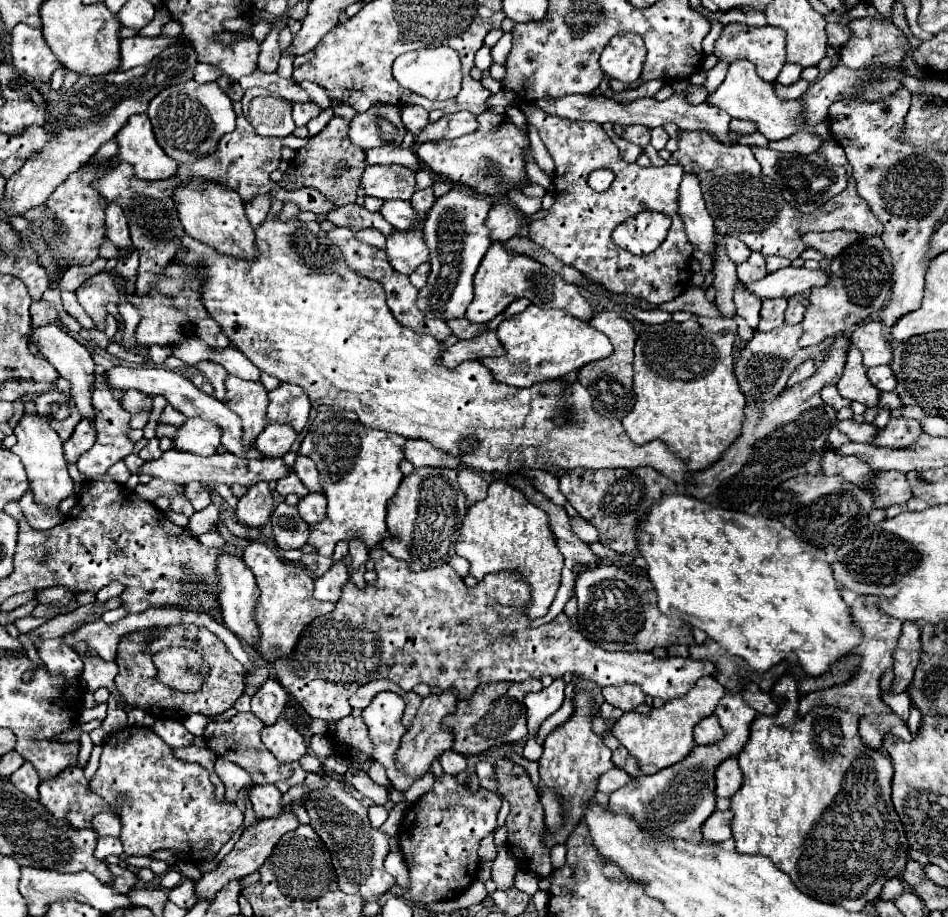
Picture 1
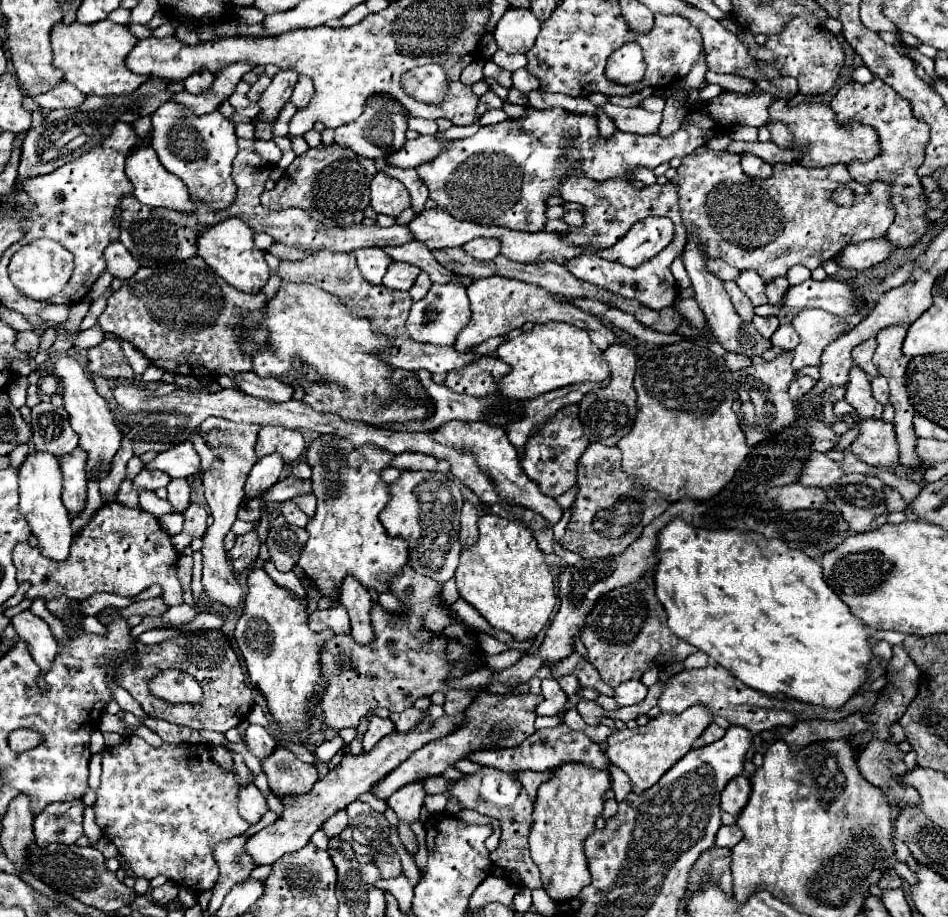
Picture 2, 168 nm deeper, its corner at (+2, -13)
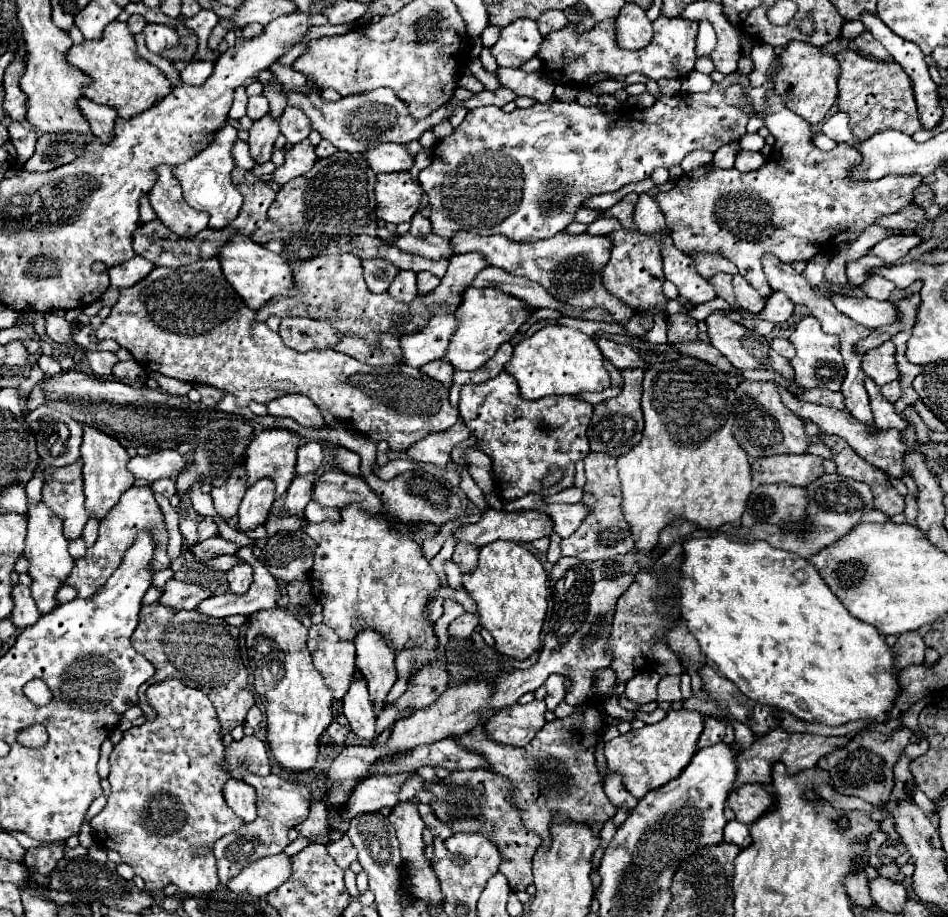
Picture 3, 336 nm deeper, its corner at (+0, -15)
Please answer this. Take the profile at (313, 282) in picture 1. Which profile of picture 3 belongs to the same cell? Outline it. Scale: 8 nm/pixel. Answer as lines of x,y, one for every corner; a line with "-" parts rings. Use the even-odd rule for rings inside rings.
284,317
278,333
284,343
296,351
330,349
342,339
342,335
328,321
308,317

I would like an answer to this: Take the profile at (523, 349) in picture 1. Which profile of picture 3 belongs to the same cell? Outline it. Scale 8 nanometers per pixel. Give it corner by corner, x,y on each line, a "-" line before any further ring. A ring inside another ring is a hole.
546,325
532,337
518,343
504,369
518,381
522,399
576,395
582,391
602,391
610,387
610,375
596,341
578,329
562,325

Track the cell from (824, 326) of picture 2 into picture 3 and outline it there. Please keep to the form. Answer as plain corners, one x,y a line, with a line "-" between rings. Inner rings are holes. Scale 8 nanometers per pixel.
808,315
796,325
794,333
790,335
790,341
796,347
796,357
790,361
794,367
794,373
796,373
796,383
806,389
822,387
822,389
830,389
830,391
840,391
842,379
846,375
844,359
840,355
840,337
824,333
818,325
818,319

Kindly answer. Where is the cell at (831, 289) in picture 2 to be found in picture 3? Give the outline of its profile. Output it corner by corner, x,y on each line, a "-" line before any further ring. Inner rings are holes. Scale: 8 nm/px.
830,295
830,301
840,313
844,313
852,321
868,329
890,325
898,317
898,311
890,301
876,301
870,297
848,297
848,295

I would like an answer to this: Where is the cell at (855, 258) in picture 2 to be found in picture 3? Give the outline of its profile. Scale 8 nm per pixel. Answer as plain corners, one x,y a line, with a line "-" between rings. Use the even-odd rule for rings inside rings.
904,233
904,235
892,235
880,243
876,243
868,253
880,257
886,263
894,263
902,259
912,247
916,247
922,239
914,233

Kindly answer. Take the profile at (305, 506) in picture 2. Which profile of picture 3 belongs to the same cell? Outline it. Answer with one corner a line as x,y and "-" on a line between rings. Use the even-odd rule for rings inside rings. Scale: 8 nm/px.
310,501
306,505
306,511
304,511
306,519
312,521
312,523
322,523
322,521
338,521
338,509
334,507
324,507
324,505
318,505
314,501

